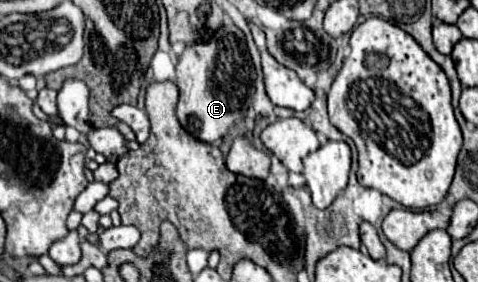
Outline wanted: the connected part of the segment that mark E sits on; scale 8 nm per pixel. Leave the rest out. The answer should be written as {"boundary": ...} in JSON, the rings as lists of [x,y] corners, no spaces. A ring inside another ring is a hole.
{"boundary":[[[228,20],[208,40],[188,44],[176,64],[176,84],[180,88],[176,114],[180,124],[198,140],[214,144],[226,136],[232,124],[246,116],[254,82],[256,70],[246,48],[246,38],[242,30]]]}

